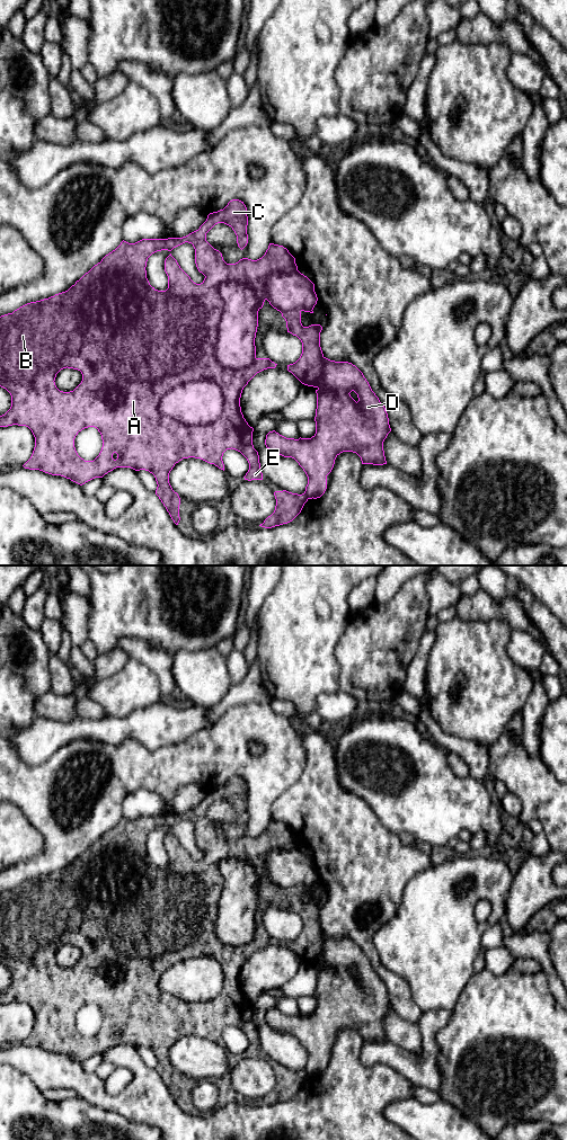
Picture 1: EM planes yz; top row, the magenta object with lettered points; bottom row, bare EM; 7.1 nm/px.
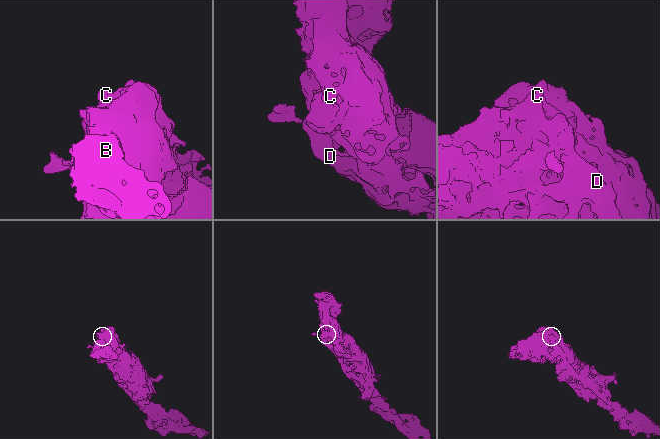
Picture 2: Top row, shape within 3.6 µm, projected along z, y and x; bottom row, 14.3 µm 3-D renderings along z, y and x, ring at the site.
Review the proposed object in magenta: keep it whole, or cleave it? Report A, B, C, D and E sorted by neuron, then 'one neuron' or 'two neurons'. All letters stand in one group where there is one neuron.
A B C E / D | two neurons

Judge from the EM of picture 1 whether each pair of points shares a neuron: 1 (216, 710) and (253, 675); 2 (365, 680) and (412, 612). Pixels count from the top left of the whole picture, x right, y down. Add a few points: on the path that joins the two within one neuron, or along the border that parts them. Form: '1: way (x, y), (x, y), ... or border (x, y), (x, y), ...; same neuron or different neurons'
1: way (227, 703), (246, 685); same neuron
2: way (373, 664), (377, 647), (395, 629); same neuron

